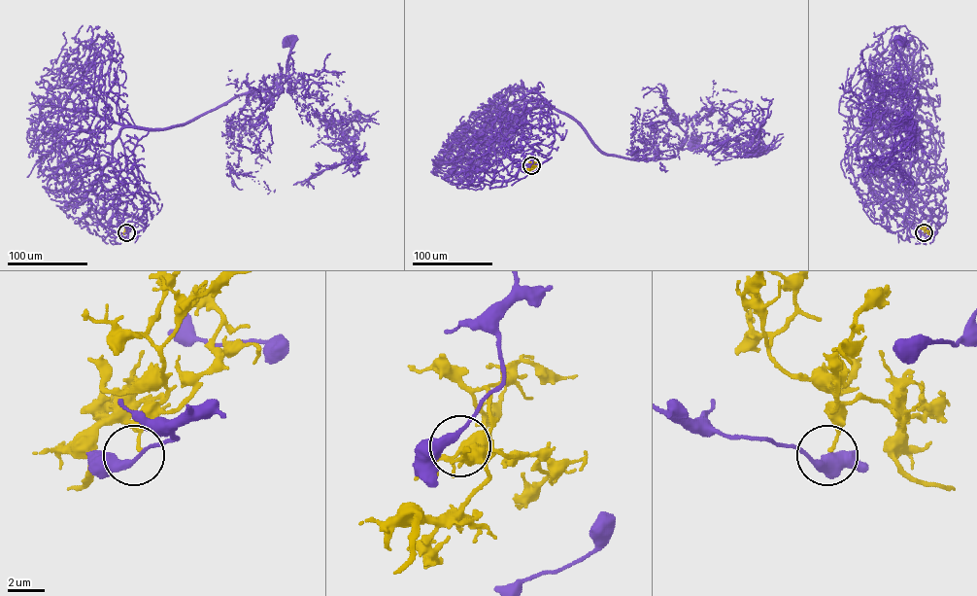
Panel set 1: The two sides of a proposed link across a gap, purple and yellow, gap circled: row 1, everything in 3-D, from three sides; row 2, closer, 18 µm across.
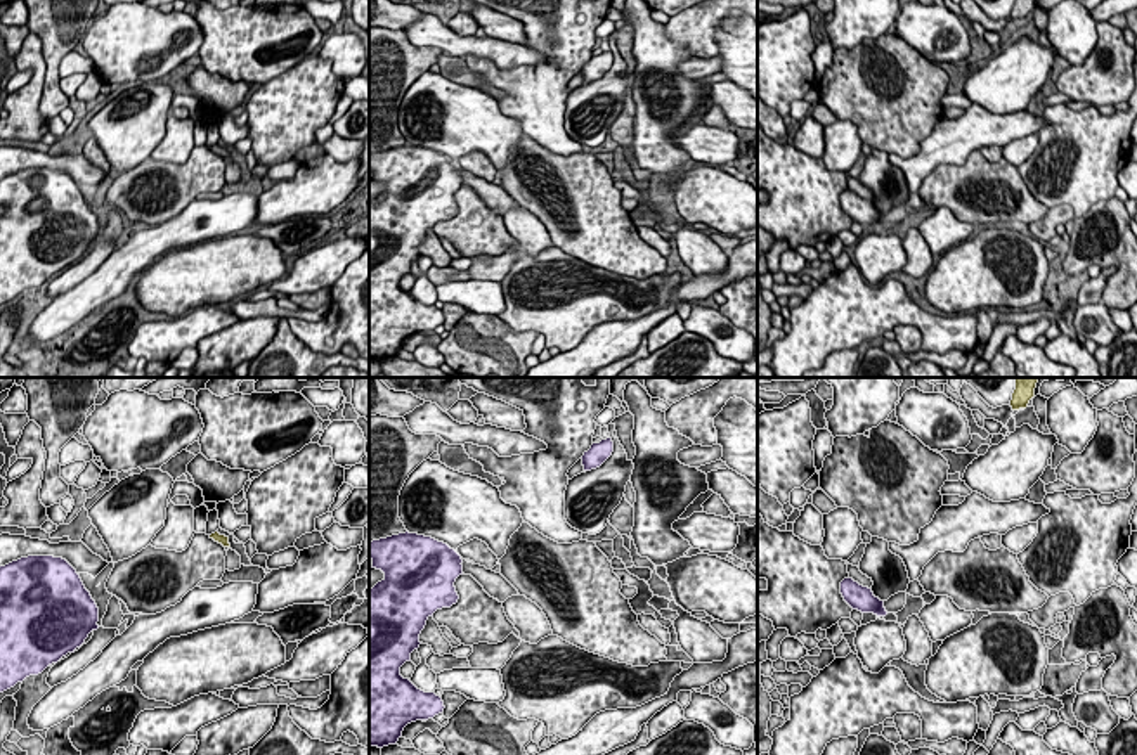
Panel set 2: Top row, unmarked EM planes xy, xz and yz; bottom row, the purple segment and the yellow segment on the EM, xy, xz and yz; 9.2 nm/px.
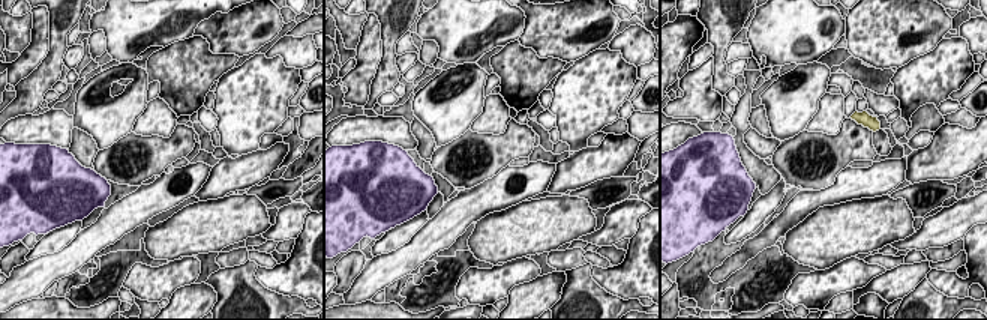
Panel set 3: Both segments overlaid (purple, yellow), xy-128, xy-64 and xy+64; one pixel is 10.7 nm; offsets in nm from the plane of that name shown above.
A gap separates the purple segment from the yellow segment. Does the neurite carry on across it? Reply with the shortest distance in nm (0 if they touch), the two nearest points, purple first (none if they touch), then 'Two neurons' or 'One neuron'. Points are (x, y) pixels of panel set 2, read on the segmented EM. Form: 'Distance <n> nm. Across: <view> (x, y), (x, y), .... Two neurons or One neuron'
Distance 1200 nm. Across: xy (94, 601), (210, 537). Two neurons

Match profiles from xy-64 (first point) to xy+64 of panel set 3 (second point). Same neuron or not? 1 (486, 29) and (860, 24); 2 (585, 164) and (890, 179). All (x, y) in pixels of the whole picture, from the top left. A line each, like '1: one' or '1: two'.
1: two
2: two

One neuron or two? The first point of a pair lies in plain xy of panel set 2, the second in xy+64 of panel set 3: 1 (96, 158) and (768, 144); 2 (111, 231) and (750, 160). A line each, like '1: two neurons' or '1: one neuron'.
1: two neurons
2: one neuron

